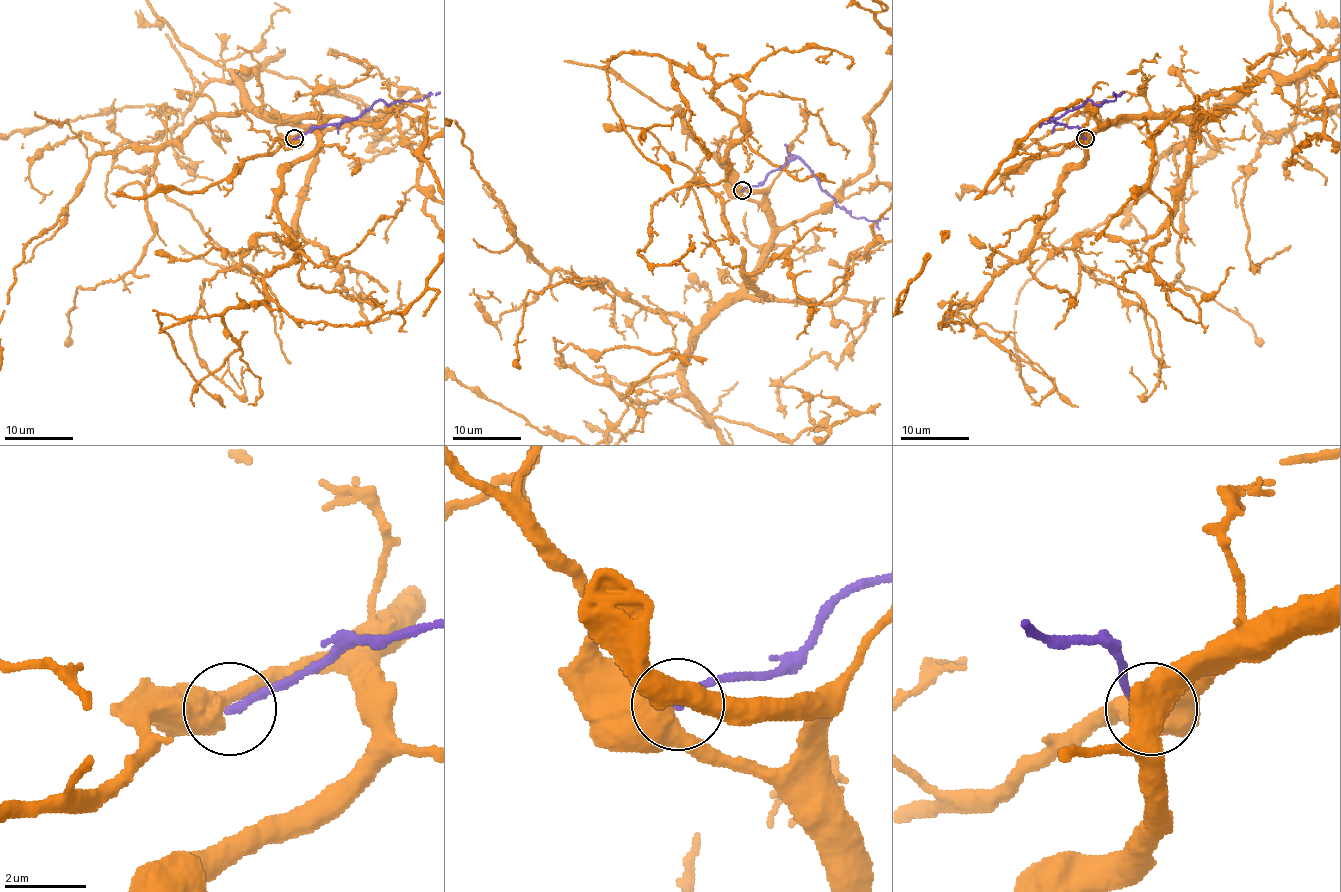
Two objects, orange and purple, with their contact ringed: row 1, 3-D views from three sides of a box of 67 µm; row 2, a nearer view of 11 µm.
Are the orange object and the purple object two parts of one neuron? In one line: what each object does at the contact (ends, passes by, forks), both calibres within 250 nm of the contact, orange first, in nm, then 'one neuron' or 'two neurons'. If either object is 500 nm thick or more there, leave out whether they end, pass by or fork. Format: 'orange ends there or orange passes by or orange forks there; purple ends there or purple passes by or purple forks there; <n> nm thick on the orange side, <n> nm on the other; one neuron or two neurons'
500 nm thick on the orange side, 200 nm on the other; two neurons

